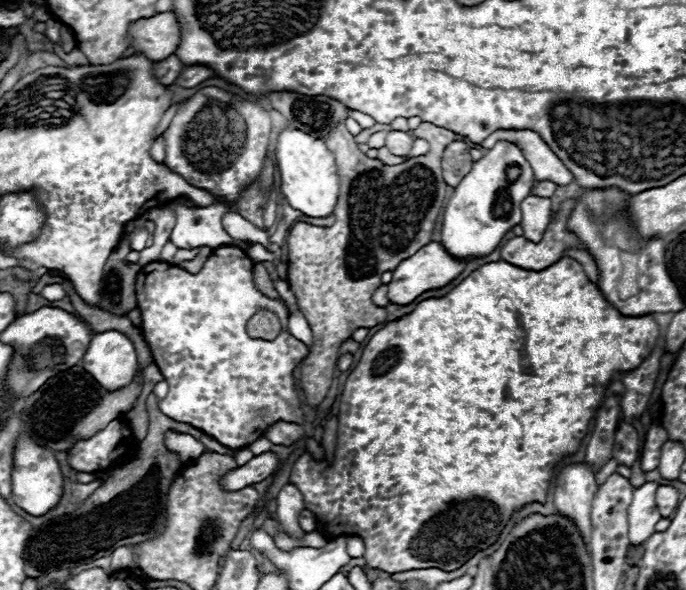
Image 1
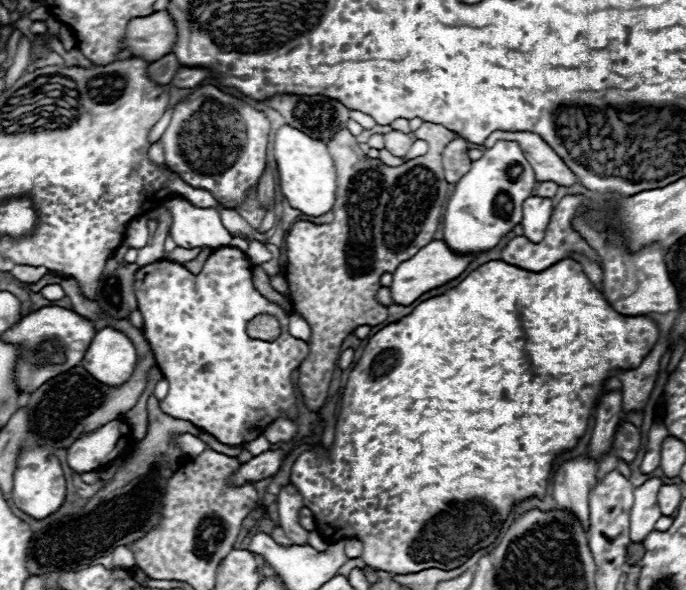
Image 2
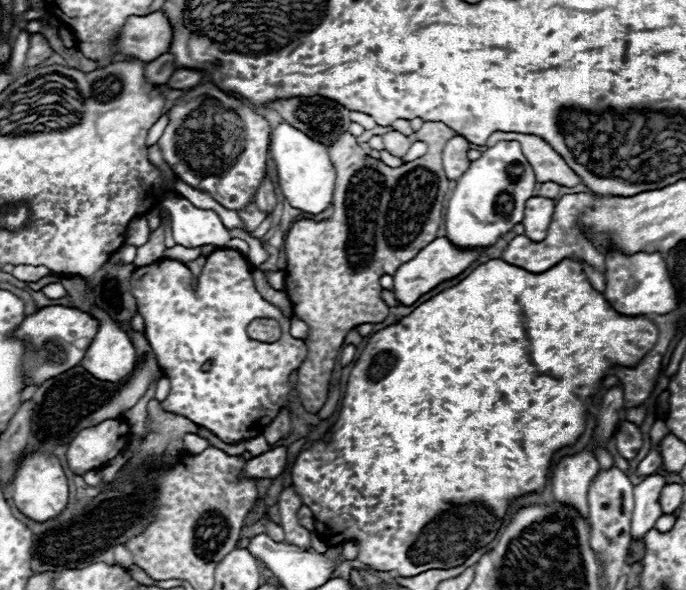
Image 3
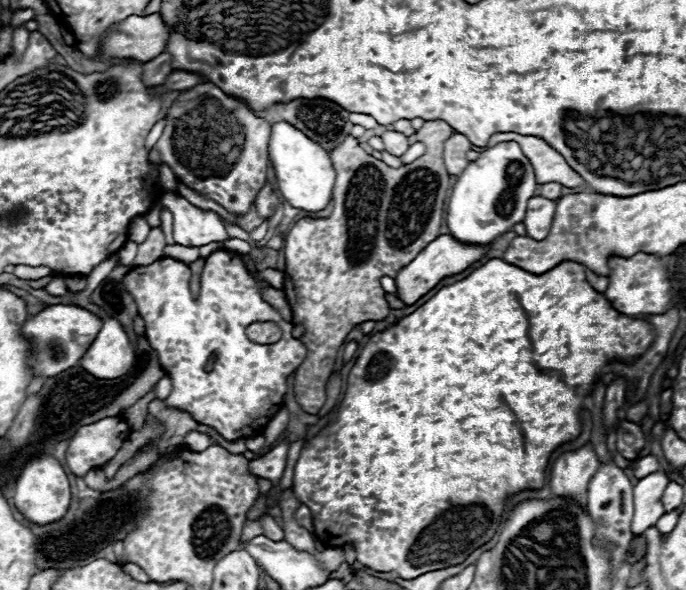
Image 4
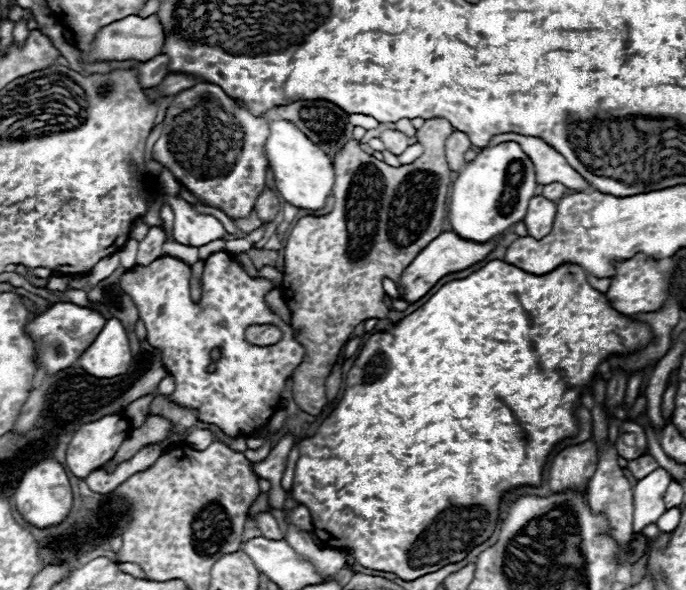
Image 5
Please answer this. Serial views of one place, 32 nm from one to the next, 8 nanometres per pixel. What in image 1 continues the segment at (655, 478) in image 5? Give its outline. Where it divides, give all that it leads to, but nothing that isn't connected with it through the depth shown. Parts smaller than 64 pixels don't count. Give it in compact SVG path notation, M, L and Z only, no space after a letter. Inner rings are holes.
M648 482L632 492L632 502L628 506L628 540L632 546L644 544L654 534L656 522L662 518L654 502L656 488L658 484Z

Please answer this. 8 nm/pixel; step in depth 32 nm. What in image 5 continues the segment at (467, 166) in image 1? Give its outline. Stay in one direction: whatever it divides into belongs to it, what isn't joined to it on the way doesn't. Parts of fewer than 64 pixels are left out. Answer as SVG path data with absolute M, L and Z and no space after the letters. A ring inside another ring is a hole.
M454 130L452 136L446 140L446 162L452 172L460 172L466 166L464 154L472 148L472 142L464 132Z

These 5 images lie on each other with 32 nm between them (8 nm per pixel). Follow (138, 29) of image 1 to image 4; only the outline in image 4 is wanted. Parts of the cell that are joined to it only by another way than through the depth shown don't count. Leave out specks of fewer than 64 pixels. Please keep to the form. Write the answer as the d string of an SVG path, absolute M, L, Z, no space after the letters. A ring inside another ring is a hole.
M158 12L150 16L128 16L104 38L102 50L104 56L150 62L166 50L168 38L170 30Z

